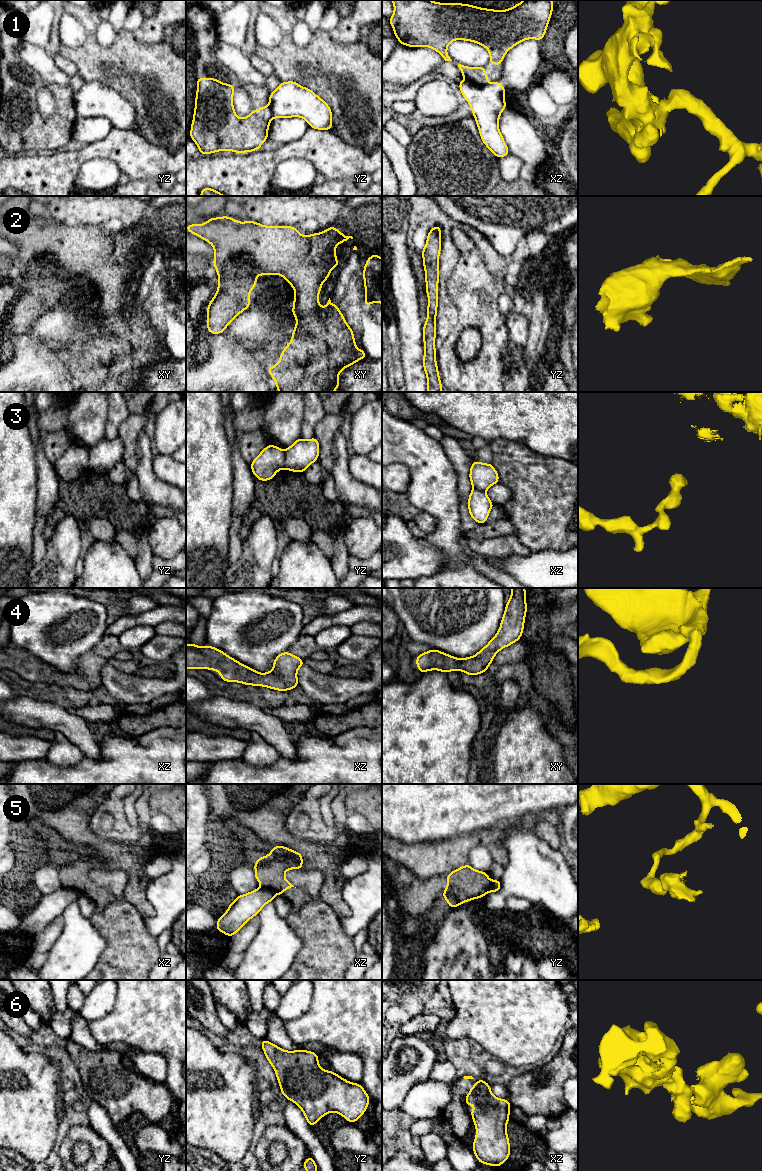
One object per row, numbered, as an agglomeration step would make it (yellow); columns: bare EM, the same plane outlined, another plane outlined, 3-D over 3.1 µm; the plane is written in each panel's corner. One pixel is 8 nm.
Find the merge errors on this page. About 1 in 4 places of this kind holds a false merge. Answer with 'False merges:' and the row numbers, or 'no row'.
False merges: 1, 3, 5

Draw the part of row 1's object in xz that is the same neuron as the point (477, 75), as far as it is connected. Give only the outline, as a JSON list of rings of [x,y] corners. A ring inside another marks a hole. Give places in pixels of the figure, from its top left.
[[[458,64],[458,67],[463,75],[463,78],[475,84],[486,85],[488,84],[488,76],[486,75],[485,67],[467,67]]]

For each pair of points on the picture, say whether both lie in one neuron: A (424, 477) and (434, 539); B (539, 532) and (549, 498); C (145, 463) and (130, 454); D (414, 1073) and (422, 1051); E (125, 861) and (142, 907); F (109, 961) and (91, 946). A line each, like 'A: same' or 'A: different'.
A: same
B: same
C: different
D: same
E: same
F: different

